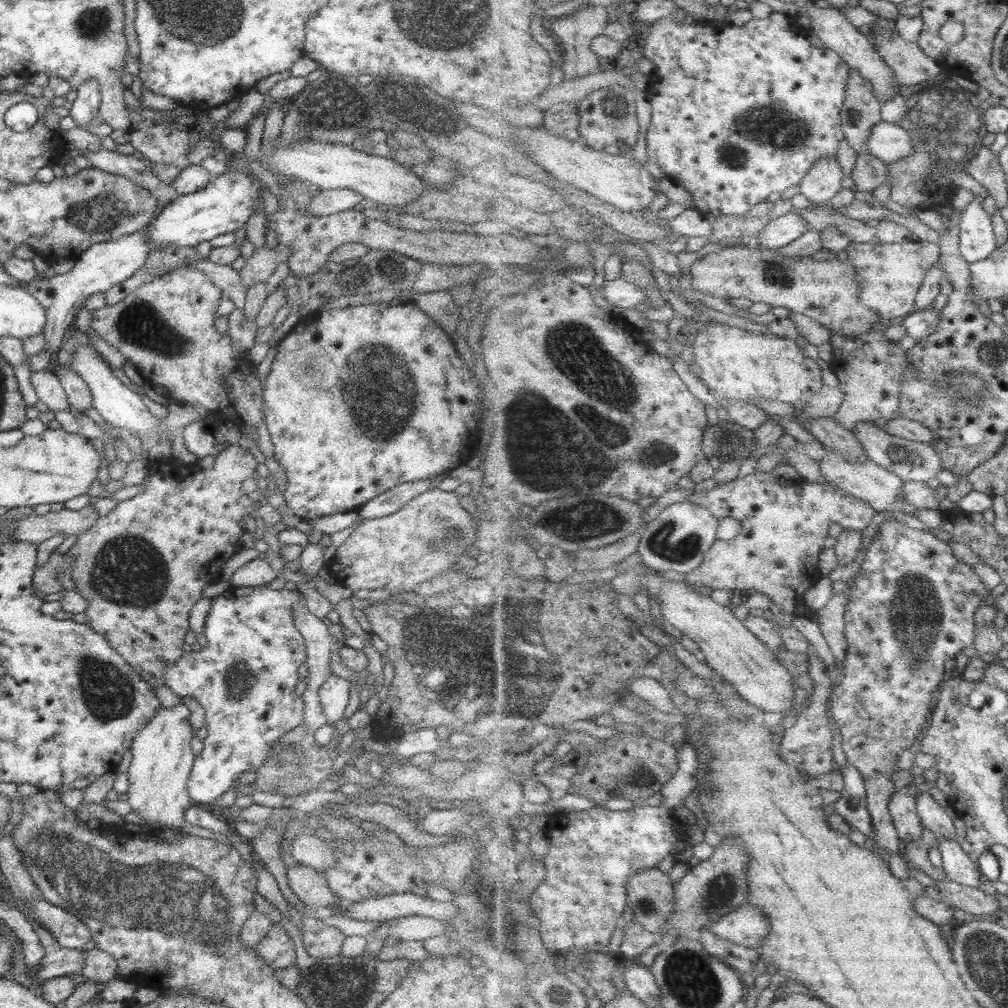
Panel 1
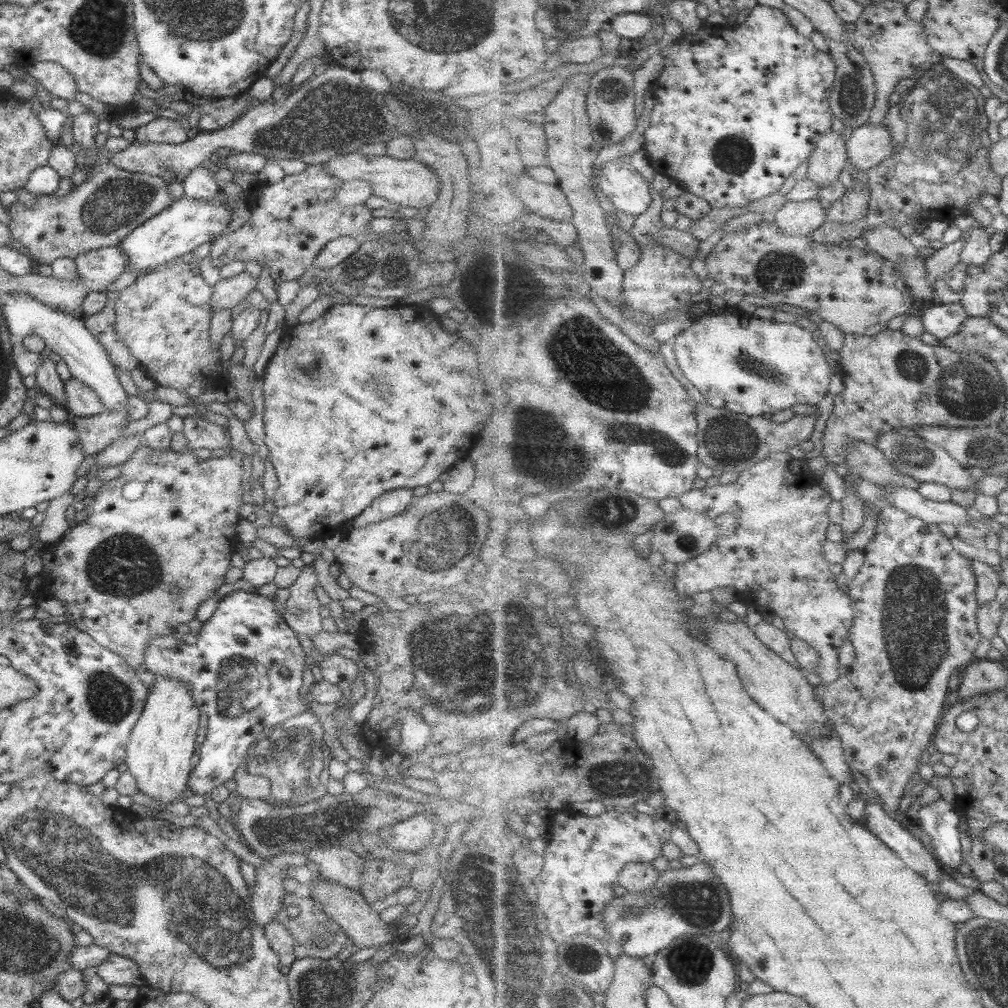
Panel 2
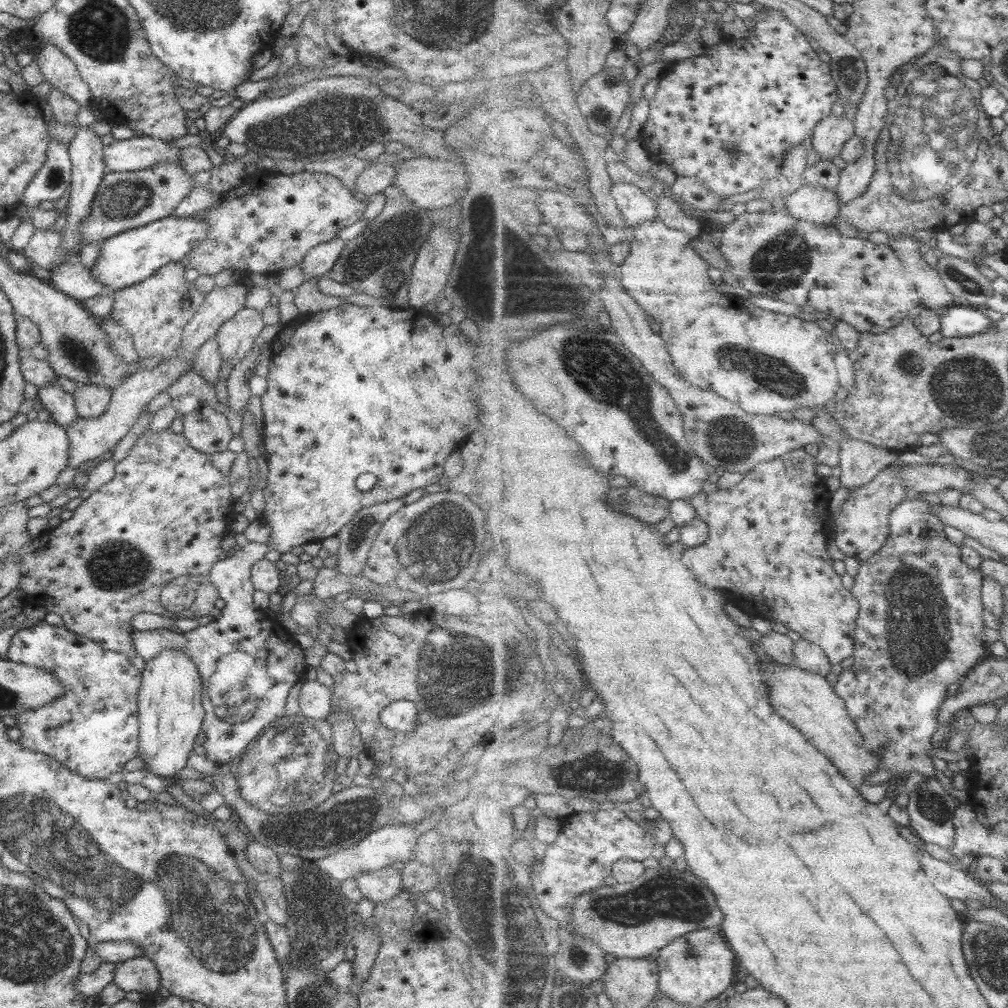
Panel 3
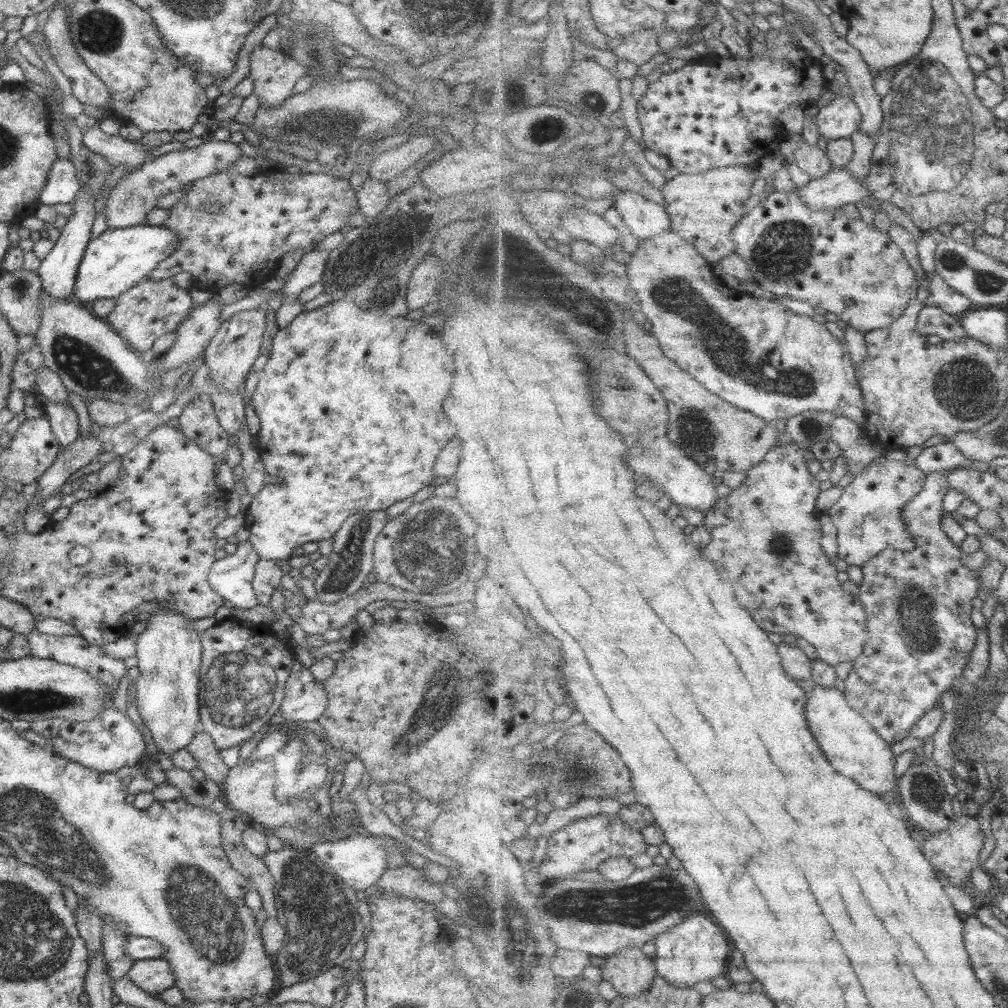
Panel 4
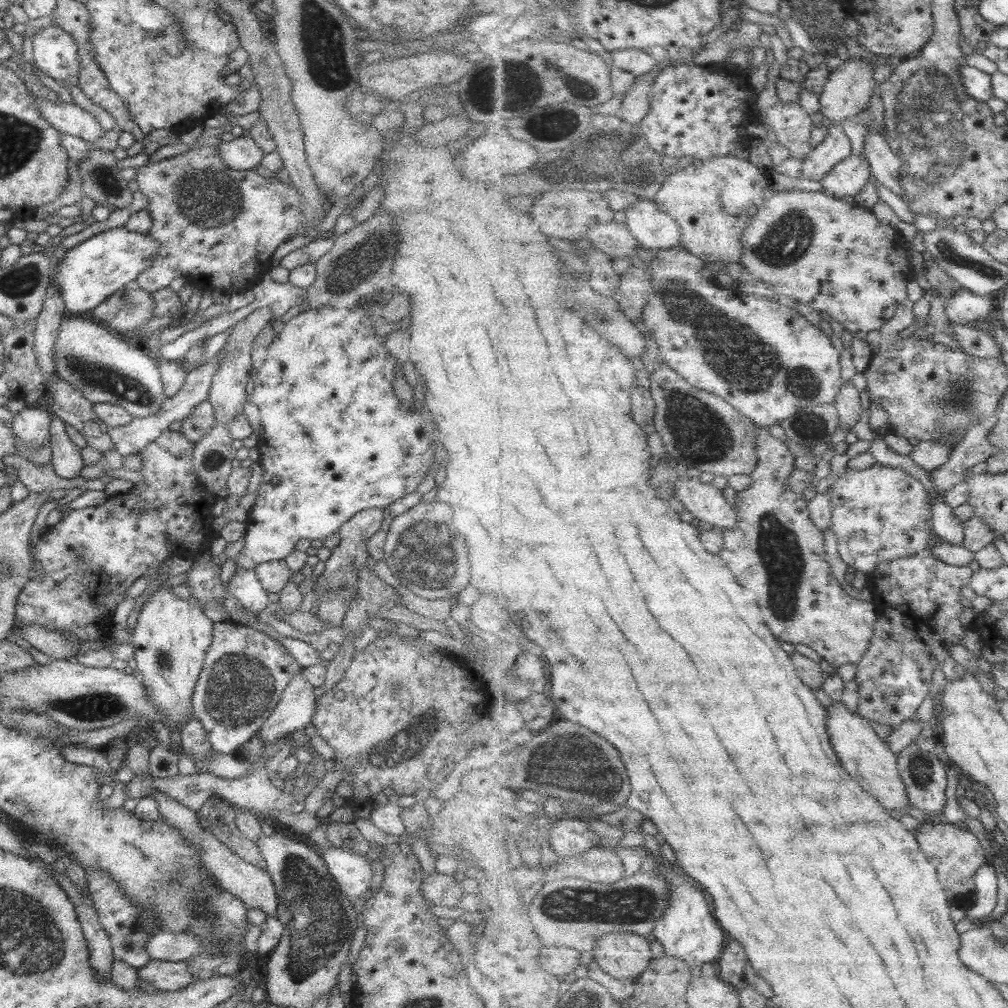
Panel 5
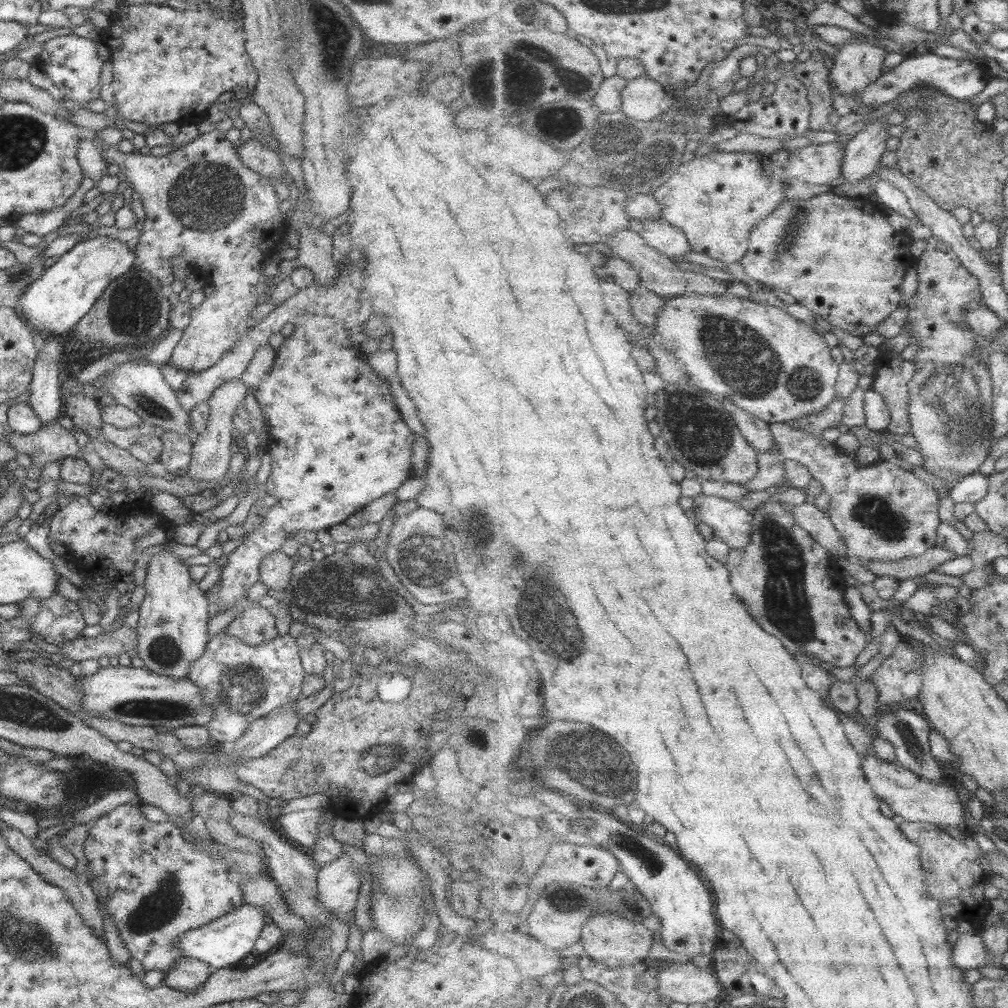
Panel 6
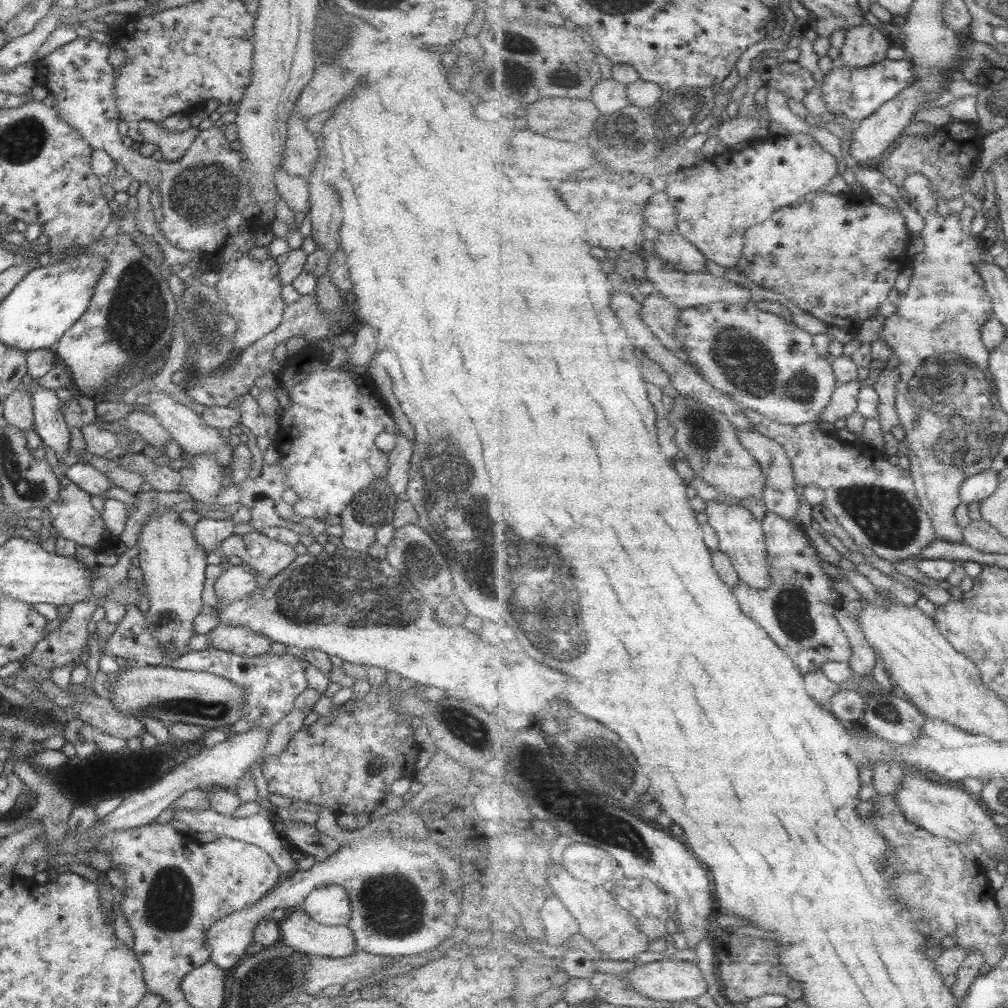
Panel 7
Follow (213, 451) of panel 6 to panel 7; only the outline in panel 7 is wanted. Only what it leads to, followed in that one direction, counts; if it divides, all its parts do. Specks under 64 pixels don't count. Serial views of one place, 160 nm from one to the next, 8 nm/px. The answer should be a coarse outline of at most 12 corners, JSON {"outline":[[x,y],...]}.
{"outline":[[211,456],[190,457],[179,470],[179,491],[212,507],[225,488]]}

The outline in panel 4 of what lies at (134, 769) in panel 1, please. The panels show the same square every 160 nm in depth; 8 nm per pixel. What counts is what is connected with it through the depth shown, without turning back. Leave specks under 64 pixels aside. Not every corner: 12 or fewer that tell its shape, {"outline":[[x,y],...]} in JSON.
{"outline":[[156,610],[134,702],[155,752],[199,729],[199,632]]}

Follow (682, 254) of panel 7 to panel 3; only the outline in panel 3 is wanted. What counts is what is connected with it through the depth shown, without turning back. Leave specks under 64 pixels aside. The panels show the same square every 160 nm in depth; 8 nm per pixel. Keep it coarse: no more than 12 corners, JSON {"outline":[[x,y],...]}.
{"outline":[[613,183],[629,227],[659,218],[658,204],[640,187]]}

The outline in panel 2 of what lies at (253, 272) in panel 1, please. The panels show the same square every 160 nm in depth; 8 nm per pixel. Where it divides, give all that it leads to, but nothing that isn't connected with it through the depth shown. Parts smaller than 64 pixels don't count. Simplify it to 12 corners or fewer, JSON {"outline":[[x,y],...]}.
{"outline":[[244,270],[214,284],[210,307],[229,309],[255,289]]}

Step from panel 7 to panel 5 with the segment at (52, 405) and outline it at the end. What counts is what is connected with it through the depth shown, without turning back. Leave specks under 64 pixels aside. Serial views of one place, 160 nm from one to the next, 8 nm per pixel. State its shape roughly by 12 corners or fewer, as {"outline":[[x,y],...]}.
{"outline":[[51,283],[33,326],[34,353],[44,380],[53,375],[52,346],[65,317]]}

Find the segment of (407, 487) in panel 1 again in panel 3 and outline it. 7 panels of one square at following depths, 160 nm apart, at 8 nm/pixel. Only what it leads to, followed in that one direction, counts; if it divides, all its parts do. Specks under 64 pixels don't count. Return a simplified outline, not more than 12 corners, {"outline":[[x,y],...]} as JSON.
{"outline":[[403,499],[356,512],[337,532],[337,569],[357,576],[374,536]]}

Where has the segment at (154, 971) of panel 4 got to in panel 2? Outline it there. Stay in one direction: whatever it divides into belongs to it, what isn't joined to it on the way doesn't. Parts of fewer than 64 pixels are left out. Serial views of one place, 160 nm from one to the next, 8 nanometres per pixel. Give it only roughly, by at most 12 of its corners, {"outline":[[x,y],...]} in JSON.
{"outline":[[109,954],[95,967],[107,985],[145,985],[137,964]]}

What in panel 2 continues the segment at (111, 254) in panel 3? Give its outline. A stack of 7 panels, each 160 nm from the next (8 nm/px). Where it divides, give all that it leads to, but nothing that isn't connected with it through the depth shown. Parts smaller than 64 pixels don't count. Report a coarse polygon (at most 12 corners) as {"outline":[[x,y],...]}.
{"outline":[[225,196],[176,199],[117,246],[145,274],[225,233]]}

